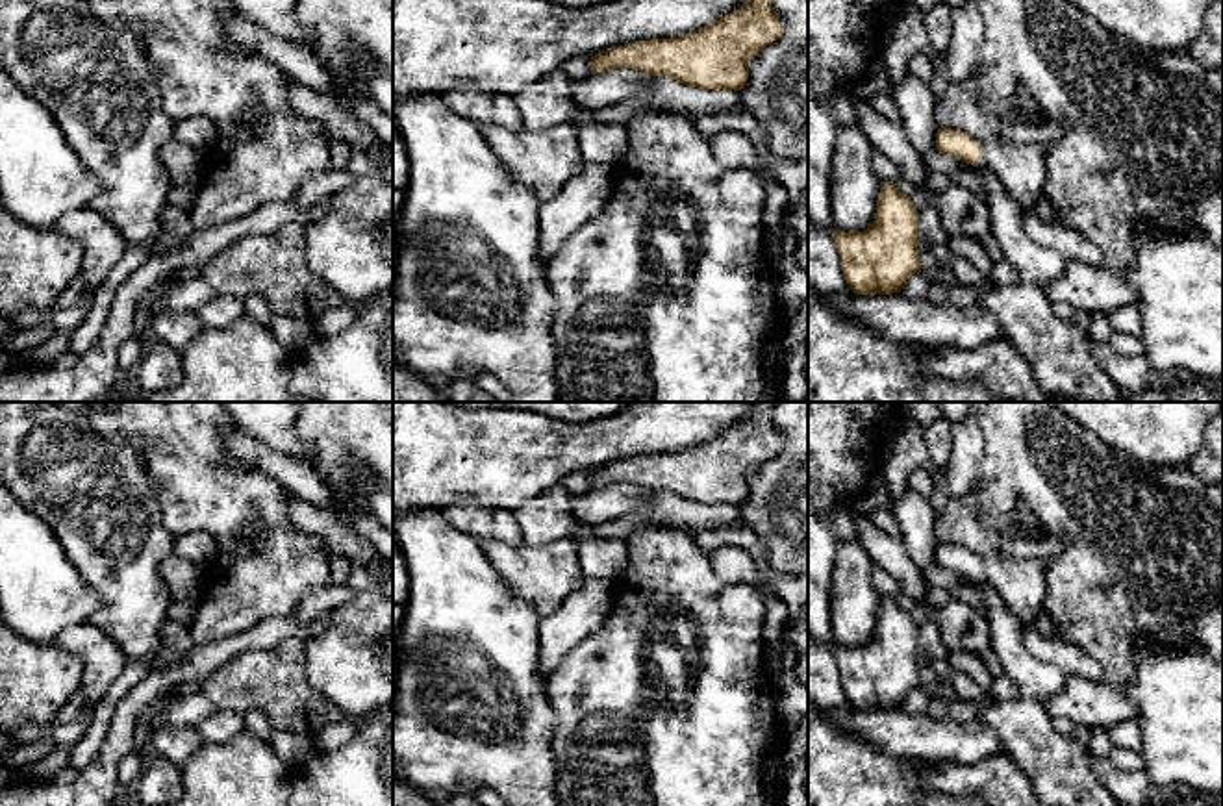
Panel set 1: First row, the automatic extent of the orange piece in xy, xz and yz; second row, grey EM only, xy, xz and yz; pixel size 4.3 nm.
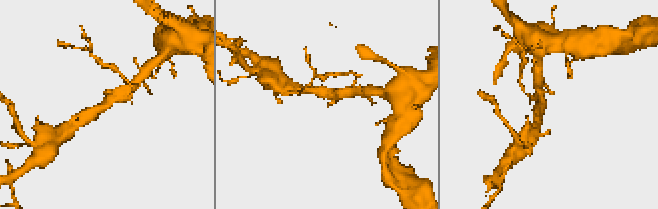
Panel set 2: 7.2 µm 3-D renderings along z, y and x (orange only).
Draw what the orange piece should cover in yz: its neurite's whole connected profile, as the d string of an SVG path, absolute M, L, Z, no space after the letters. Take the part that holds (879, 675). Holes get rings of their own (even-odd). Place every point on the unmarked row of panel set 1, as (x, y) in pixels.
M880 597L876 628L864 647L845 647L832 643L843 693L854 710L891 710L901 708L906 695L921 687L917 665L919 626L914 617L901 608L893 597Z

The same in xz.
M752 402L741 422L691 448L606 463L593 472L591 489L634 484L699 504L741 506L749 495L749 474L784 447L773 422L776 404Z

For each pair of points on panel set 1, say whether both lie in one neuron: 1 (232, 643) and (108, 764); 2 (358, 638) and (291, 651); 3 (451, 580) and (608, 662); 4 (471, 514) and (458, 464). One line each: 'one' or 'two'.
1: one
2: two
3: two
4: two

